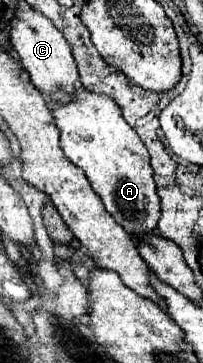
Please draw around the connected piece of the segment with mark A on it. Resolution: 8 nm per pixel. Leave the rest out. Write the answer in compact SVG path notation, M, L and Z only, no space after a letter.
M79 87L77 99L73 99L67 105L51 103L49 107L51 107L53 119L61 131L61 147L63 147L67 159L85 171L91 187L101 197L105 209L113 215L113 219L119 225L123 225L131 237L141 239L141 235L153 233L157 229L157 221L159 221L159 213L161 213L161 199L155 191L153 169L149 165L149 153L147 153L145 145L141 143L139 135L125 123L119 105L111 97L95 95L95 93L89 93L87 89Z

